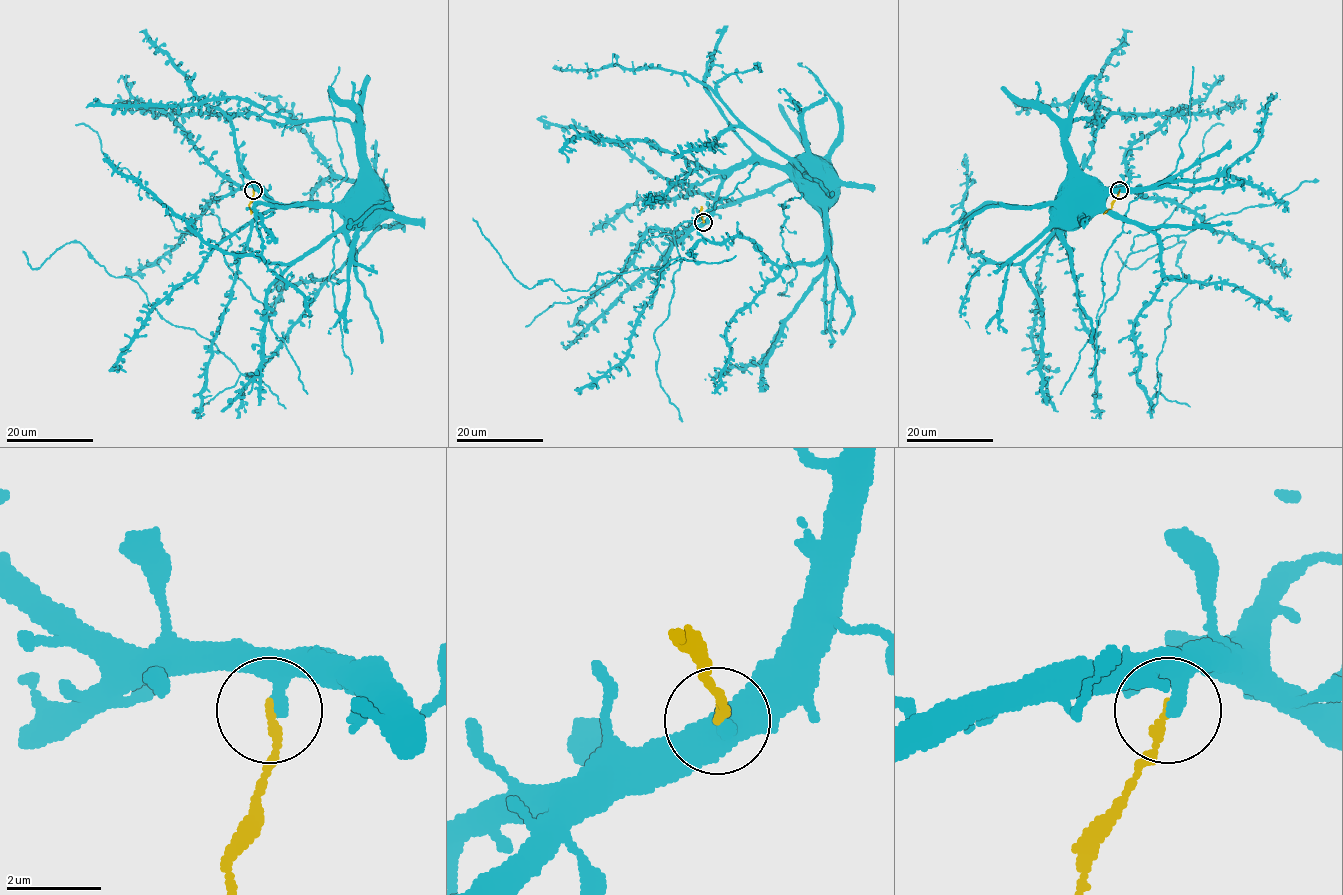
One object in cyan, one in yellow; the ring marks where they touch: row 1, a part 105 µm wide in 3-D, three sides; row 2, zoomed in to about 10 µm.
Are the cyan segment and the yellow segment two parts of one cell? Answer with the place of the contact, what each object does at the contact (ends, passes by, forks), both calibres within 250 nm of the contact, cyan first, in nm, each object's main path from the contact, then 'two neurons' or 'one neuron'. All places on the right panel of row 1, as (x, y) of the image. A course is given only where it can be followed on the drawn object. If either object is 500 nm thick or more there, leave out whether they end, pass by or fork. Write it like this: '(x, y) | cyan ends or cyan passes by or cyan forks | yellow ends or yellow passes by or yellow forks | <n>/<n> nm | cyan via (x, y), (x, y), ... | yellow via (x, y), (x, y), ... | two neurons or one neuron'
(1119, 190) | cyan ends | yellow ends | 380/160 nm | cyan via (1120, 190), (1113, 187), (1075, 202), (1064, 203), (1063, 193), (1065, 209) | yellow via (1120, 190), (1112, 207), (1103, 214) | two neurons

